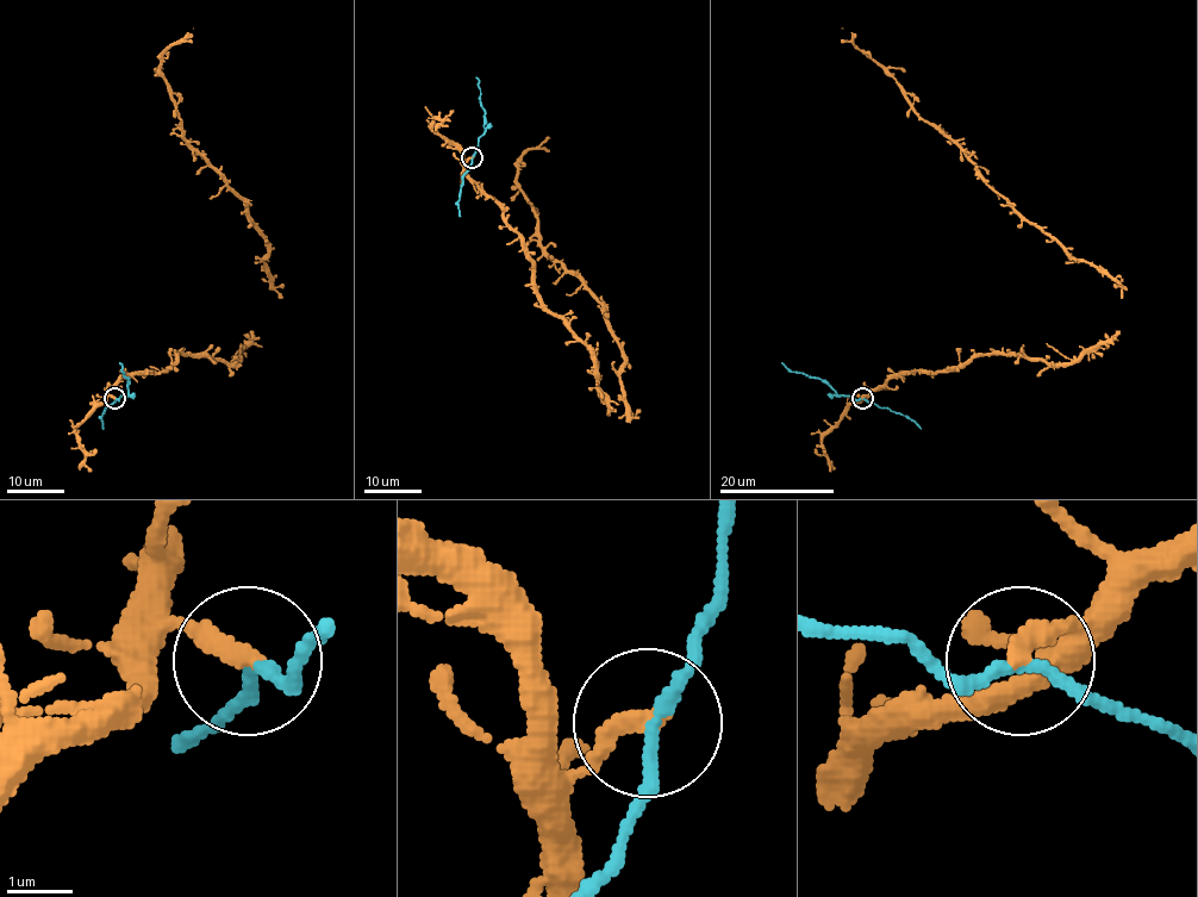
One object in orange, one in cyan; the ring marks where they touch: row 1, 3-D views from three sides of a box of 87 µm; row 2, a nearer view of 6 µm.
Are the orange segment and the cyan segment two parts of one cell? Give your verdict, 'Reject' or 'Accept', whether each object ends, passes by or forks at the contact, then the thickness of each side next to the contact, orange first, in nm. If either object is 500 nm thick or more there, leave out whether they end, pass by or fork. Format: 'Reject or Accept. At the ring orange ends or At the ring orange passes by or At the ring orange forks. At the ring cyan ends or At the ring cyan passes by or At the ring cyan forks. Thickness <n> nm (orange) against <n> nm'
Reject. At the ring orange ends. At the ring cyan passes by. Thickness 360 nm (orange) against 160 nm

